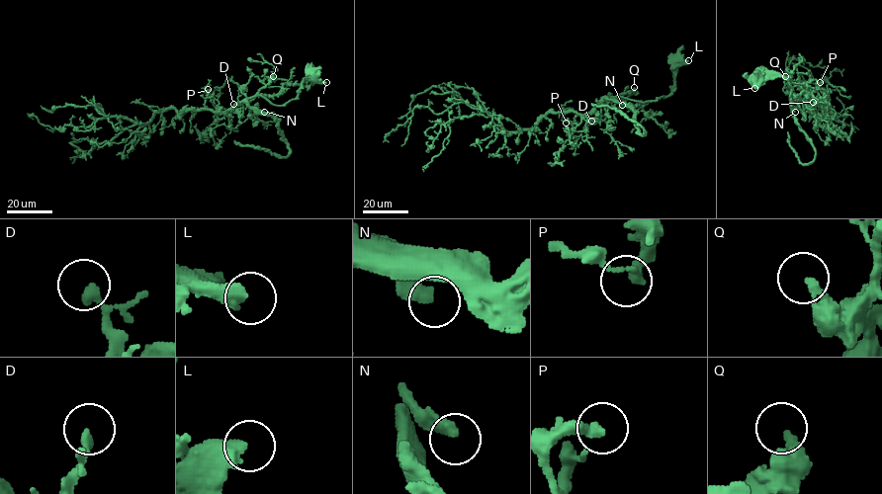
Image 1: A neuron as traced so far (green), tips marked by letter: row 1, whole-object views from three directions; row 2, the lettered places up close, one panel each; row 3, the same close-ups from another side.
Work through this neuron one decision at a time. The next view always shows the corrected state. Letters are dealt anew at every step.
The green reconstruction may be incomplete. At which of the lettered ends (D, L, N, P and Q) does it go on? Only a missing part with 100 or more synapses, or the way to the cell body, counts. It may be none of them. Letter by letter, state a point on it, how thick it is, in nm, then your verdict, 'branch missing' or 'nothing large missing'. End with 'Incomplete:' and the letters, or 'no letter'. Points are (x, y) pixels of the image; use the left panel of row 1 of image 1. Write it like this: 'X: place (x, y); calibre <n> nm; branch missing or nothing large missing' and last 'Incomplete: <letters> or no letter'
D: place (233, 104); calibre 190 nm; nothing large missing
L: place (326, 82); calibre 480 nm; nothing large missing
N: place (264, 112); calibre 440 nm; branch missing
P: place (208, 89); calibre 320 nm; nothing large missing
Q: place (273, 76); calibre 280 nm; nothing large missing
Incomplete: N

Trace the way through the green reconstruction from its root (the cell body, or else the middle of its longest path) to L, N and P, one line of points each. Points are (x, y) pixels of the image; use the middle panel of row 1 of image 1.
L: (676, 61), (688, 60)
N: (676, 61), (674, 88), (668, 95), (641, 102), (606, 97), (616, 99), (622, 105)
P: (676, 61), (674, 88), (667, 96), (641, 102), (605, 97), (590, 112), (577, 112), (575, 123), (566, 123)

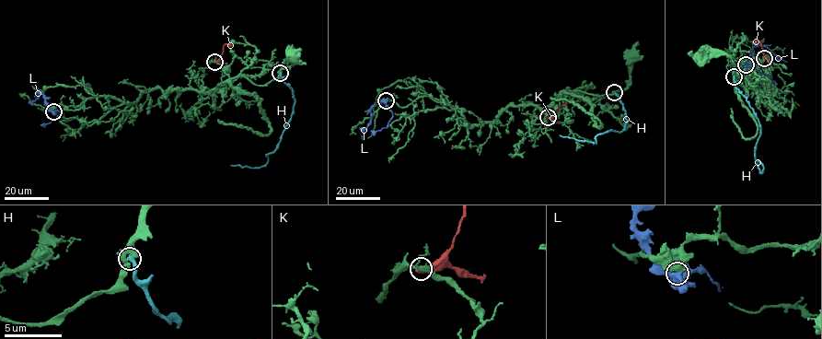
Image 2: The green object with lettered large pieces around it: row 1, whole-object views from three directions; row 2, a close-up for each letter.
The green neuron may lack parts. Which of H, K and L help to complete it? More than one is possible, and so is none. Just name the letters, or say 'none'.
none

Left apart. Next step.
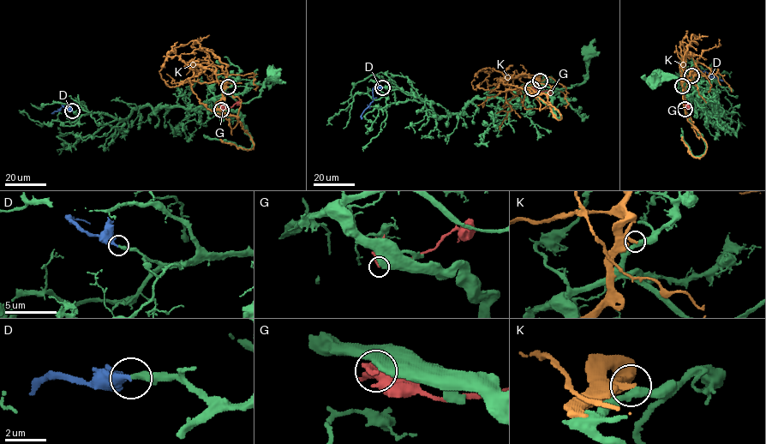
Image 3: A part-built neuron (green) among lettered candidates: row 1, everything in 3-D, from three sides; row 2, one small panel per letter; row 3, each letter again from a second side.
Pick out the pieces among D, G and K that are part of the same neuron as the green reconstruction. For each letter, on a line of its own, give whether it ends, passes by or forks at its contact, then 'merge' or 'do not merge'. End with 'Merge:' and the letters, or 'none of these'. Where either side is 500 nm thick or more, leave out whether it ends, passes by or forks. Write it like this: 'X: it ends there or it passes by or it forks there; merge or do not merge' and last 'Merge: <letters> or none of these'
D: it ends there; merge
G: do not merge
K: it ends there; do not merge
Merge: D

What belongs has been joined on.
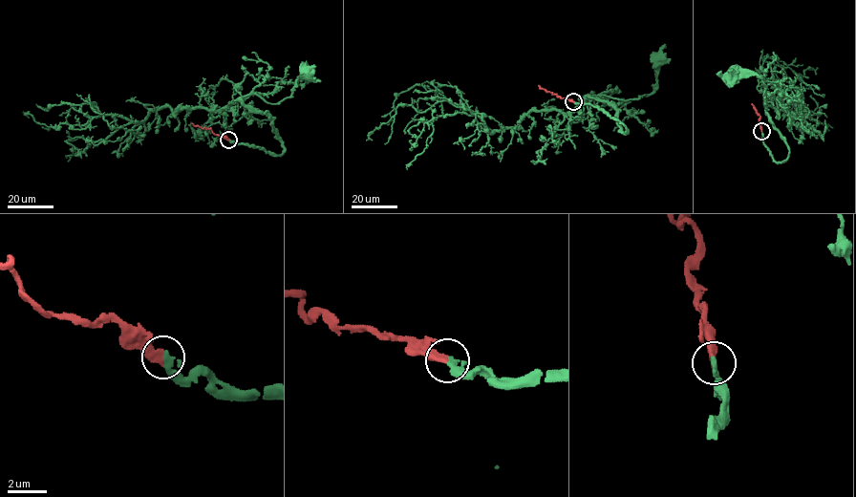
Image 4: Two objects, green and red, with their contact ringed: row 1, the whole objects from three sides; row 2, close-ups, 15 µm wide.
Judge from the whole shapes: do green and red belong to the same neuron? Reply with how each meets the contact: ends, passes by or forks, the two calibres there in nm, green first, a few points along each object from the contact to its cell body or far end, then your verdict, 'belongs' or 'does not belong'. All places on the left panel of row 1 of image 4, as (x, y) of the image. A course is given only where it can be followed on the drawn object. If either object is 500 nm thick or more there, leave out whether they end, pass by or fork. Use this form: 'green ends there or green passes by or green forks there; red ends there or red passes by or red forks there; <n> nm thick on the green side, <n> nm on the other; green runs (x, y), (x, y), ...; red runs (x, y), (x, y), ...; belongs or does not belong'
green ends there; red ends there; 360 nm thick on the green side, 440 nm on the other; green runs (228, 140), (282, 154), (272, 119), (242, 97), (257, 94), (277, 103), (291, 95), (307, 65), (309, 72); red runs (228, 140), (216, 135), (210, 128), (192, 123); belongs

